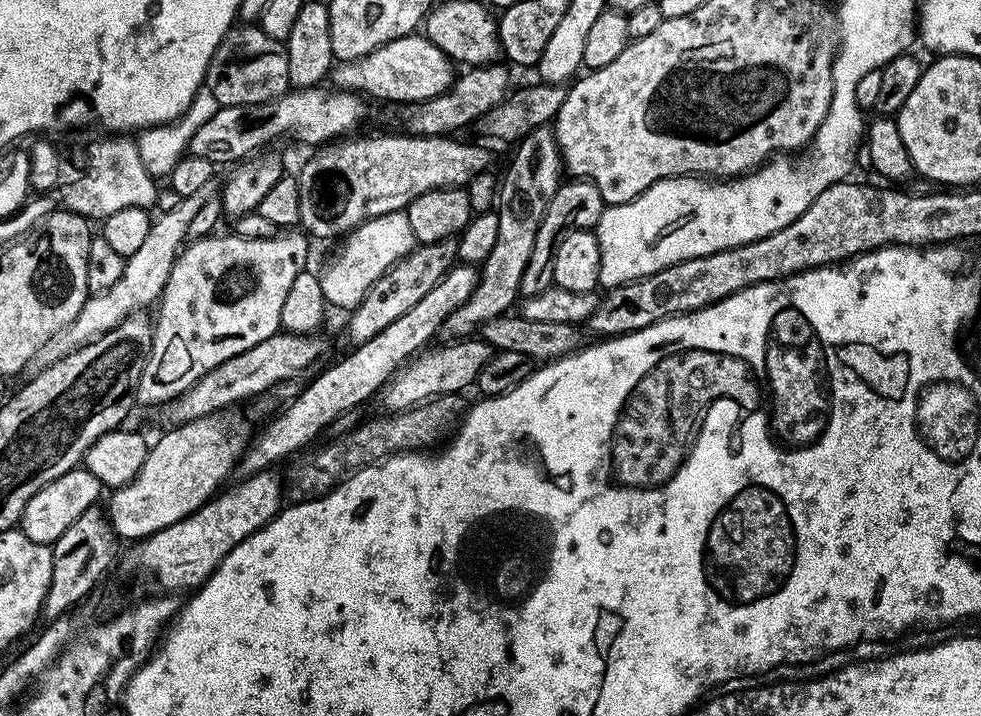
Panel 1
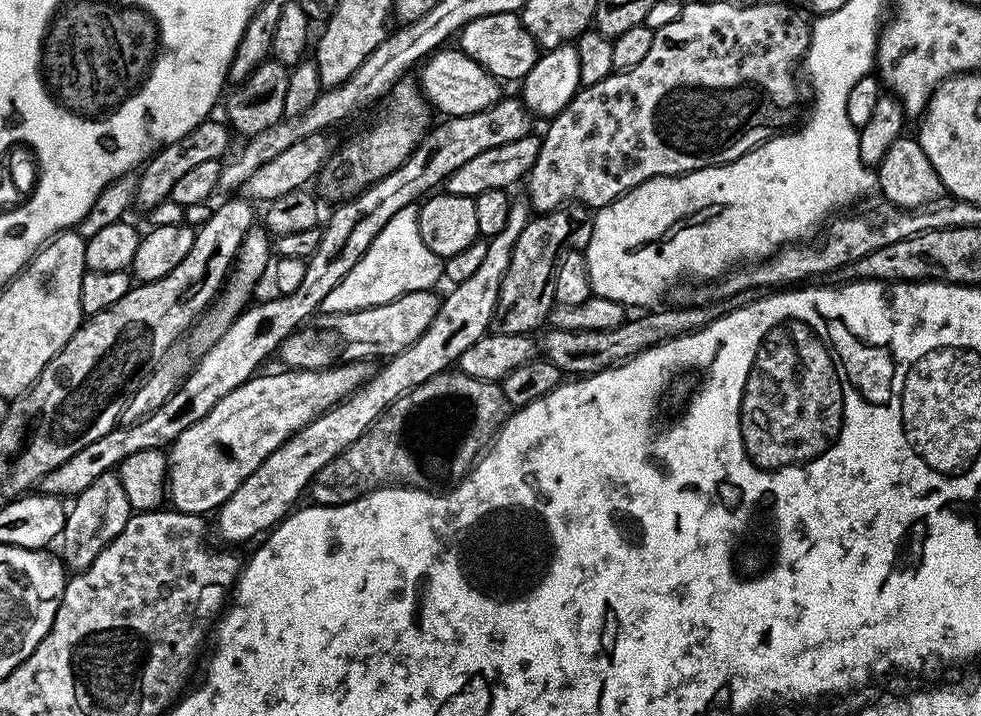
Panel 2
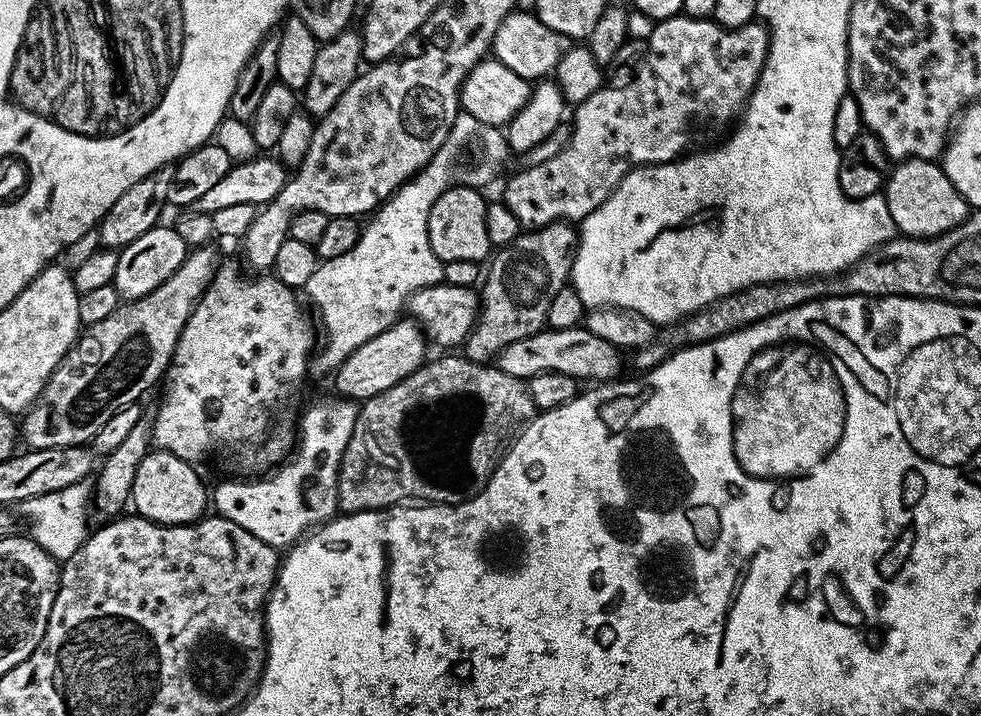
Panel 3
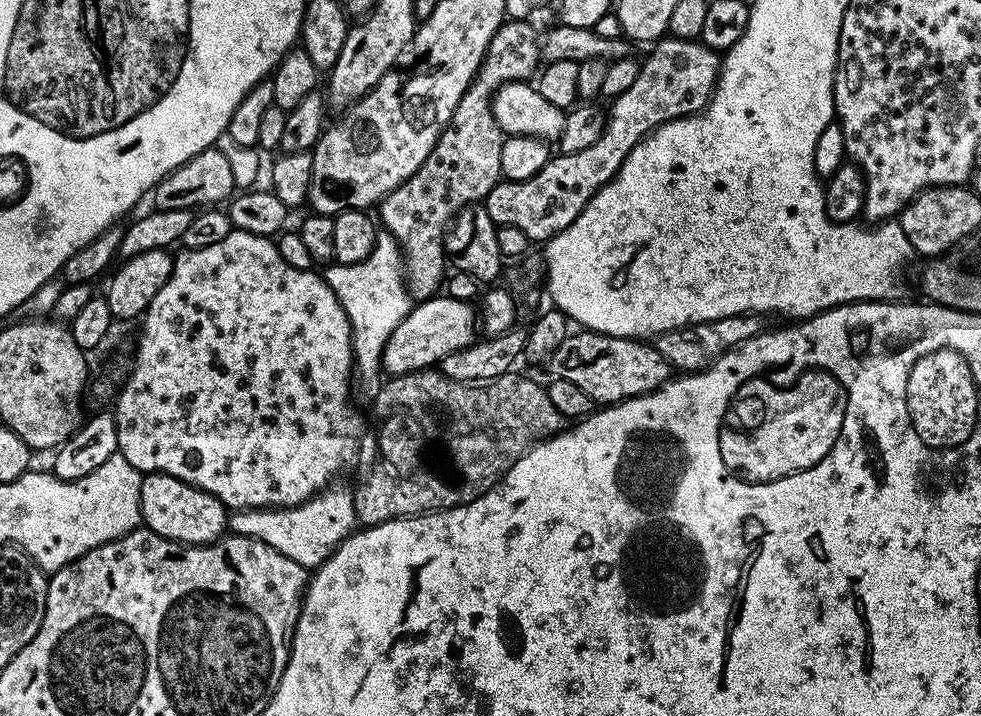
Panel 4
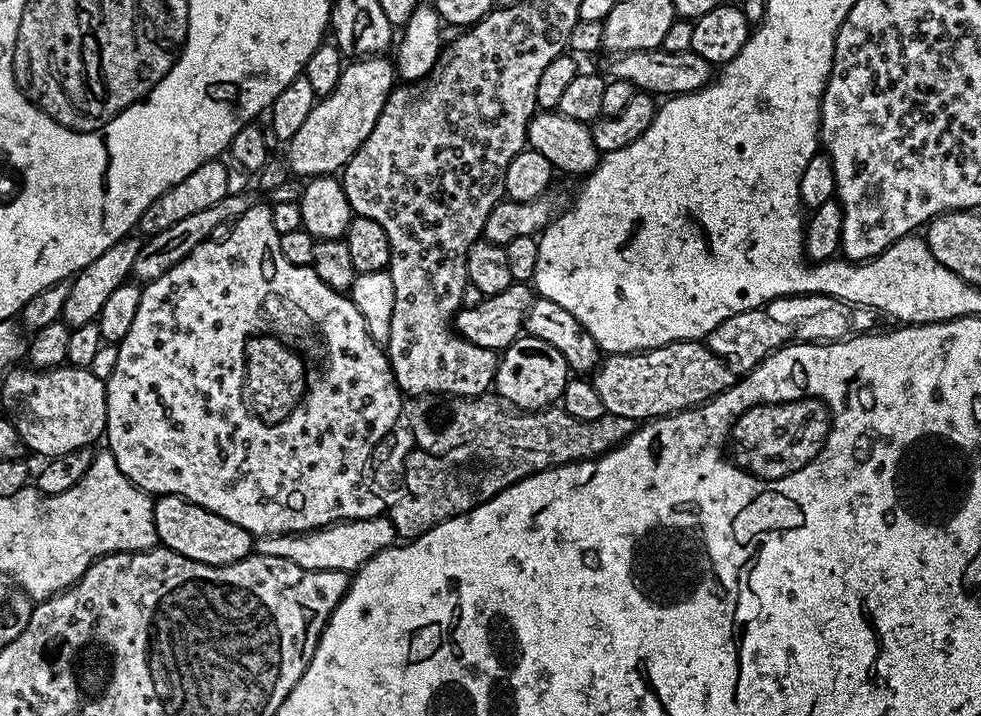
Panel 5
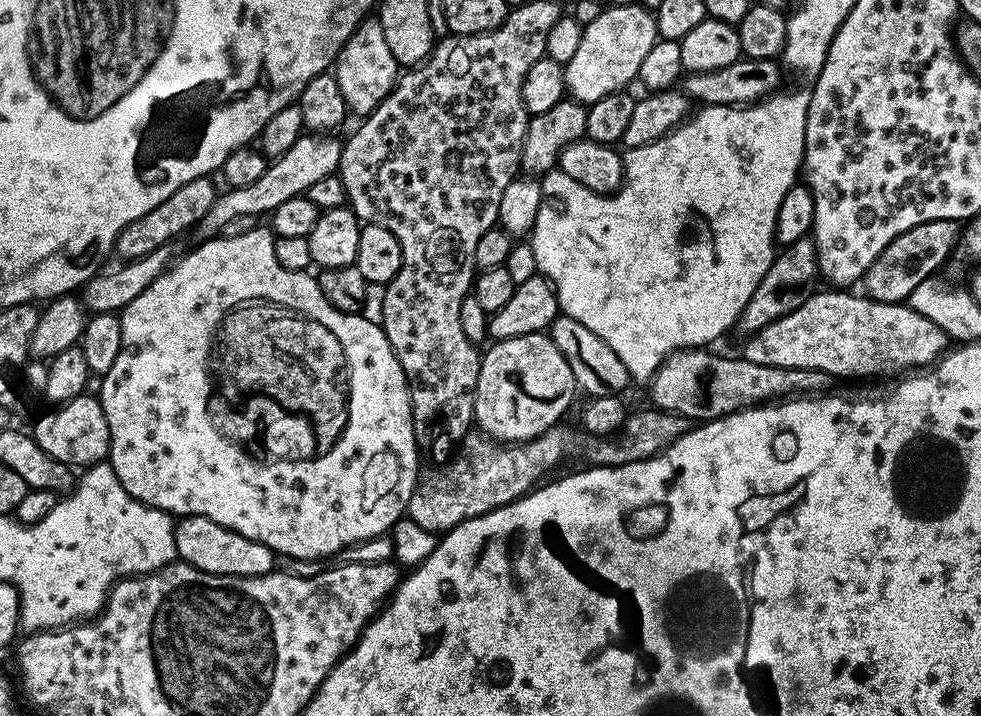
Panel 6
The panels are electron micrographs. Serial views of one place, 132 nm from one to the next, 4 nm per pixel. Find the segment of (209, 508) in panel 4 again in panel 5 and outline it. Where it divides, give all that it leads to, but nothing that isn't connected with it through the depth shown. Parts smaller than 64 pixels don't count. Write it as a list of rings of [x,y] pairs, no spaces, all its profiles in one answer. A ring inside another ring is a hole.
[[[162,496],[153,503],[154,526],[157,541],[163,547],[174,550],[194,562],[210,566],[226,566],[253,555],[254,538],[242,526],[226,522],[218,514],[208,512],[202,506],[192,504],[181,496]]]

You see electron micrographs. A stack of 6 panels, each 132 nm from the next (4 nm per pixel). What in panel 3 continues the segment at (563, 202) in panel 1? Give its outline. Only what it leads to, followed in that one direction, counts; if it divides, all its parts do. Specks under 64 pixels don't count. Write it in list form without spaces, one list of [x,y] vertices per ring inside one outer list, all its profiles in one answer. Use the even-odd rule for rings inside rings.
[[[571,223],[547,224],[521,231],[516,241],[491,257],[492,269],[489,272],[487,269],[482,280],[484,292],[482,288],[479,293],[480,315],[462,345],[462,354],[467,360],[475,364],[495,361],[510,342],[530,338],[547,325],[550,301],[558,290],[566,287],[569,279],[577,239],[577,229]]]

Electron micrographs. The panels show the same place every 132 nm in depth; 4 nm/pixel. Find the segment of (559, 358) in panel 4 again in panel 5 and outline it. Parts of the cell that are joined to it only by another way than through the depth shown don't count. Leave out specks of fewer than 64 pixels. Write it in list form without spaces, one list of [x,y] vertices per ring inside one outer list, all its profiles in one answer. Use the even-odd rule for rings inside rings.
[[[675,340],[666,346],[649,348],[647,352],[618,352],[601,359],[595,373],[594,383],[598,398],[609,416],[621,416],[637,422],[656,420],[659,416],[673,416],[687,408],[698,408],[708,400],[722,394],[738,379],[737,373],[718,354],[708,349],[707,343],[699,340]]]

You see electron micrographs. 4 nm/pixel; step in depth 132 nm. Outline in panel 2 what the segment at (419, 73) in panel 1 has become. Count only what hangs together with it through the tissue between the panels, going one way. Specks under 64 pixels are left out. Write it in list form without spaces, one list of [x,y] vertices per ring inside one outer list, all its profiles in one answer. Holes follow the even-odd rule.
[[[445,46],[433,52],[423,61],[419,72],[418,83],[429,105],[435,111],[437,108],[445,117],[484,111],[502,96],[501,81],[490,75],[482,66],[478,66],[474,58],[470,58],[456,46]]]

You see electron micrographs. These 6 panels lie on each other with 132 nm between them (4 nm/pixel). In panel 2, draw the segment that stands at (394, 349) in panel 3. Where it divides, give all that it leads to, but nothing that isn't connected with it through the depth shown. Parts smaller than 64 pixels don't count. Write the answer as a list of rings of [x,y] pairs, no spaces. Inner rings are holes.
[[[363,358],[331,368],[293,368],[269,376],[256,374],[231,390],[204,418],[178,434],[167,449],[166,496],[170,504],[172,500],[171,507],[178,512],[215,513],[278,446],[315,416],[364,385],[374,371],[373,365],[368,364],[371,363]]]

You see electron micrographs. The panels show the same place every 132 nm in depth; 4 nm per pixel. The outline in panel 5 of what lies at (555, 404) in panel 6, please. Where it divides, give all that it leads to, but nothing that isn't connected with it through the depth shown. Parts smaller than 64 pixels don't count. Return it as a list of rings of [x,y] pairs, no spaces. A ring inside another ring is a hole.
[[[521,334],[509,348],[499,353],[499,358],[494,392],[505,404],[517,410],[543,410],[563,397],[570,379],[570,369],[566,358],[562,358],[550,342]]]

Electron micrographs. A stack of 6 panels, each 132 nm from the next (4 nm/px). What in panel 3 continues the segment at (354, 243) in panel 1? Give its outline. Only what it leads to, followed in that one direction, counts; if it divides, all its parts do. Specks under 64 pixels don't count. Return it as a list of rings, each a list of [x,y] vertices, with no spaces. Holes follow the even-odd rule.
[[[467,114],[457,115],[456,121],[452,123],[452,129],[450,130],[450,134],[444,139],[444,144],[440,149],[434,153],[432,153],[431,160],[428,161],[428,164],[425,168],[420,169],[419,172],[416,173],[415,176],[411,176],[406,183],[401,186],[401,188],[397,188],[395,192],[392,193],[391,196],[388,197],[387,200],[384,201],[383,204],[380,205],[379,208],[376,209],[374,215],[371,217],[372,220],[369,224],[365,223],[363,225],[360,237],[358,238],[358,242],[351,248],[350,250],[346,250],[346,254],[342,254],[338,258],[330,258],[329,260],[320,260],[317,263],[316,269],[313,274],[310,275],[308,283],[306,285],[306,292],[308,292],[308,296],[312,299],[311,307],[315,309],[317,308],[320,311],[320,320],[324,323],[324,332],[328,335],[328,348],[321,347],[319,351],[315,353],[311,357],[310,360],[310,368],[314,373],[316,372],[328,372],[328,374],[335,373],[336,369],[340,367],[340,364],[346,360],[346,358],[350,355],[354,350],[358,350],[358,346],[362,346],[366,342],[370,342],[370,338],[374,338],[378,334],[382,334],[391,324],[401,315],[402,309],[407,305],[409,298],[413,296],[415,292],[418,290],[422,290],[426,286],[434,286],[435,284],[441,283],[444,280],[444,261],[438,258],[438,254],[434,254],[434,250],[430,246],[430,234],[428,233],[428,219],[430,218],[430,210],[434,206],[434,202],[438,202],[438,198],[441,194],[445,192],[447,188],[454,188],[460,185],[463,185],[465,182],[476,182],[472,180],[476,180],[480,176],[480,180],[484,184],[488,184],[492,179],[495,178],[496,175],[500,172],[500,167],[504,164],[504,159],[507,156],[510,156],[510,149],[508,147],[508,137],[505,135],[503,131],[499,127],[496,126],[484,126],[479,129],[480,133],[476,136],[476,131],[478,131],[478,125],[474,117]],[[476,136],[476,153],[473,154],[472,157],[463,156],[463,152],[467,150],[468,147],[472,144],[472,139]]]

